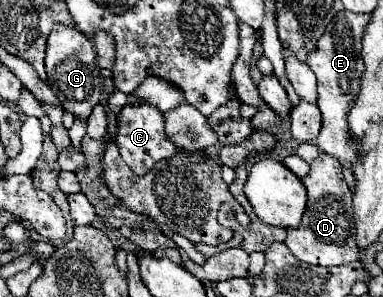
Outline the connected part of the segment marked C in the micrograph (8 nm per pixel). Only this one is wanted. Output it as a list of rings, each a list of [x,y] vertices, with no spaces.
[[[127,104],[123,108],[123,112],[119,114],[119,134],[117,134],[117,148],[125,160],[125,164],[137,174],[137,176],[145,176],[155,162],[159,160],[167,160],[171,156],[175,156],[177,152],[181,152],[179,148],[175,148],[175,144],[171,144],[165,138],[165,122],[163,122],[163,112],[159,112],[155,106],[149,104]]]

